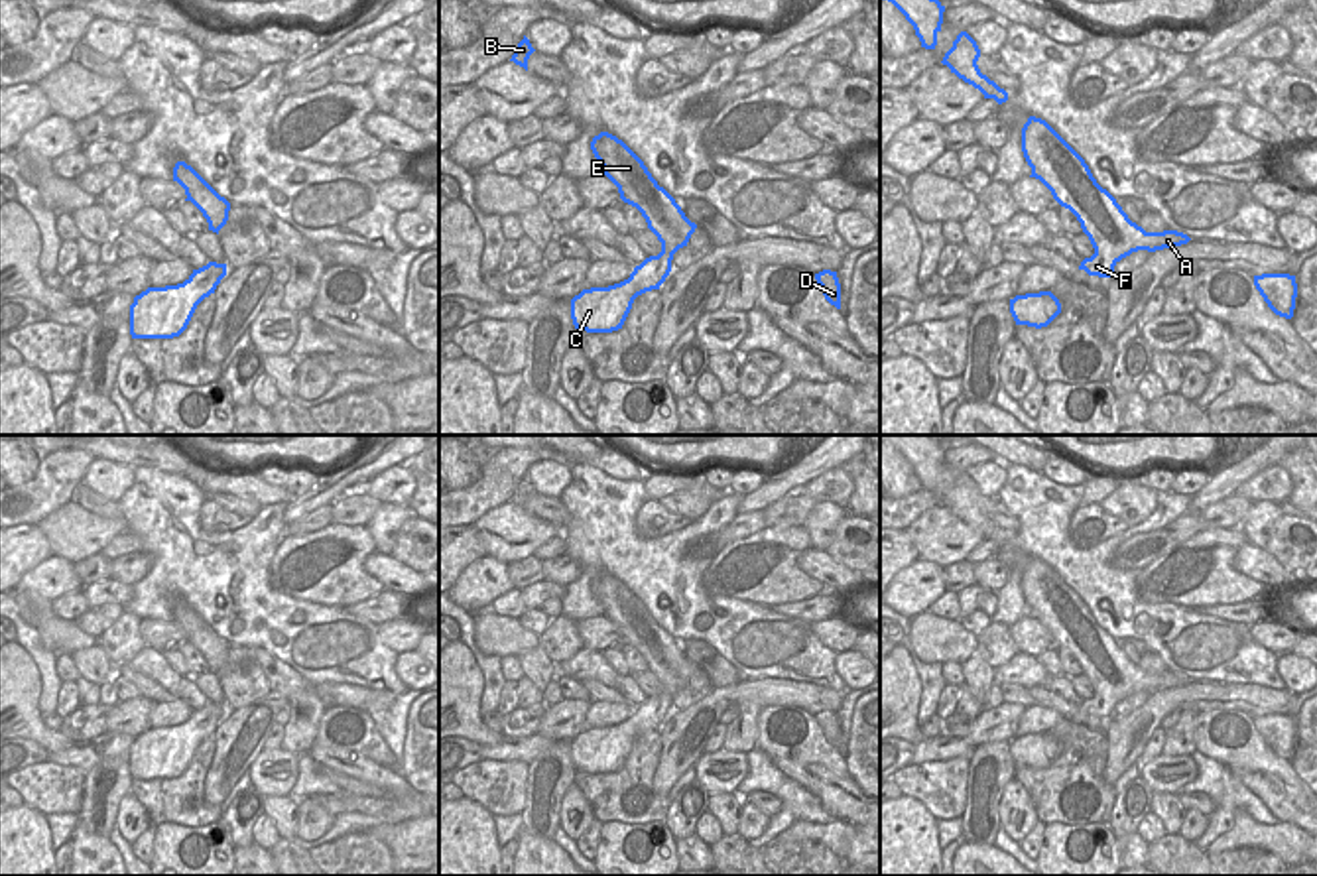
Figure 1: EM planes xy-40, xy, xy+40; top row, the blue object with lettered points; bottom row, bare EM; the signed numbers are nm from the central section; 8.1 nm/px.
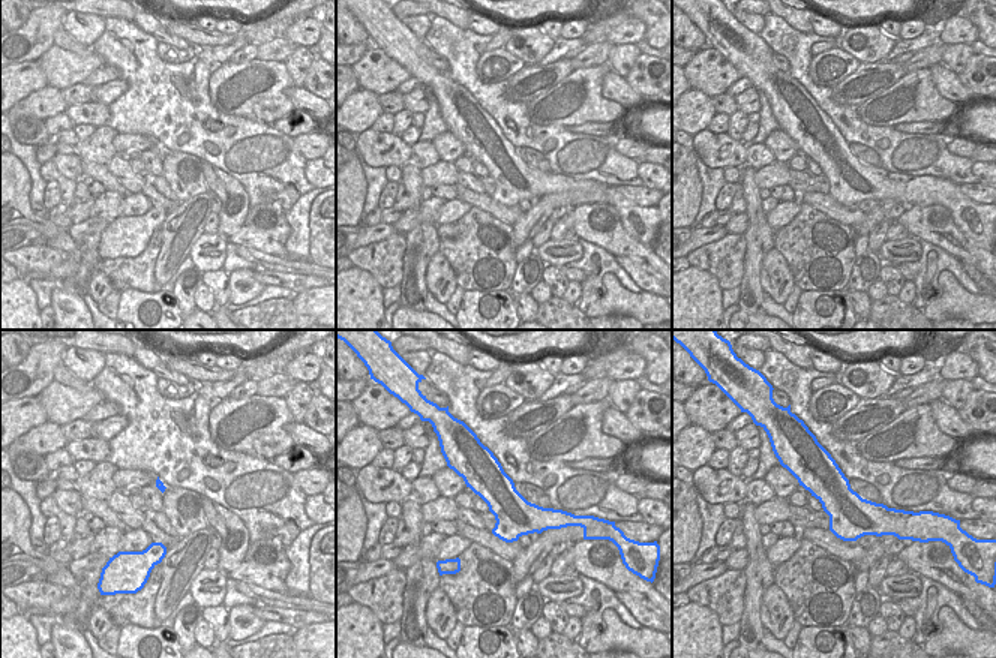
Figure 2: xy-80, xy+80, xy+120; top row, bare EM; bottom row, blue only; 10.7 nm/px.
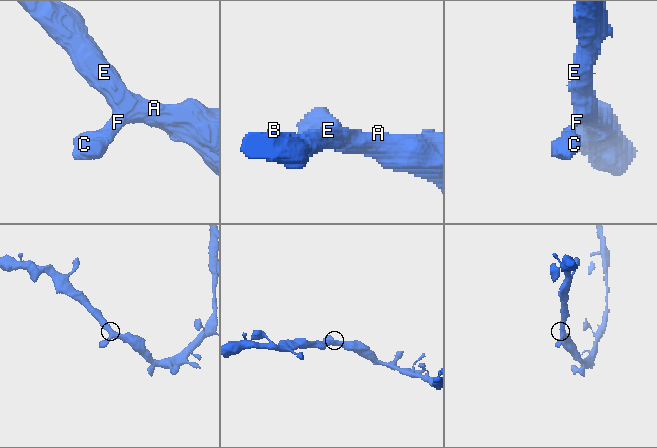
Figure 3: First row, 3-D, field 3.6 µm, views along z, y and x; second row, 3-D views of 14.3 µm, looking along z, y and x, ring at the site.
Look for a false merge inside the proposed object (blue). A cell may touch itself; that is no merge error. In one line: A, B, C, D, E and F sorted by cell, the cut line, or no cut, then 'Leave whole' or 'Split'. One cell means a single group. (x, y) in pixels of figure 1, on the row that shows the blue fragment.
Groups: A B C D E F. No split. Leave whole.

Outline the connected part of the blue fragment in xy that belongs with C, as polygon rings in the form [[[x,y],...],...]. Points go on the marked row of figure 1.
[[[600,132],[591,150],[604,175],[618,187],[620,199],[636,207],[648,228],[661,242],[658,256],[646,258],[628,280],[583,289],[571,299],[571,319],[577,331],[612,333],[622,329],[638,295],[659,289],[671,272],[673,254],[687,246],[697,224],[691,222],[675,199],[658,185],[644,161],[616,136]]]

